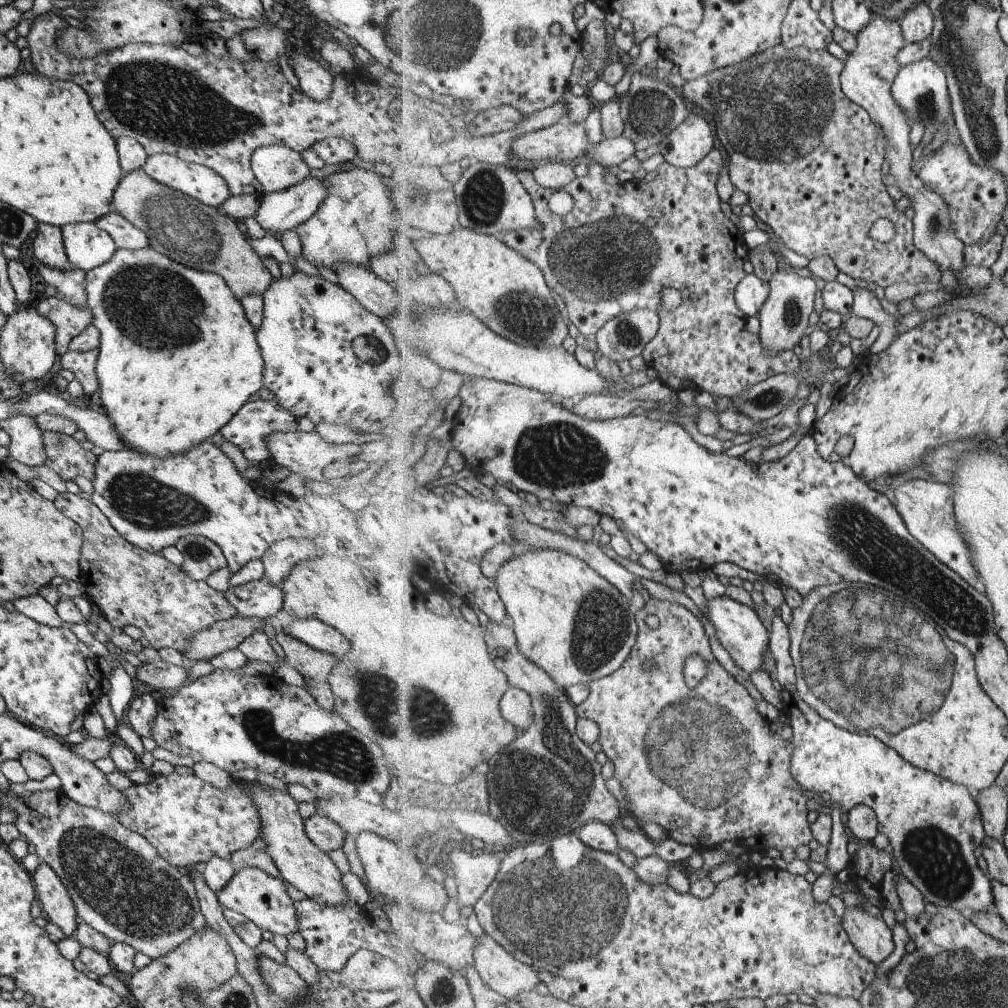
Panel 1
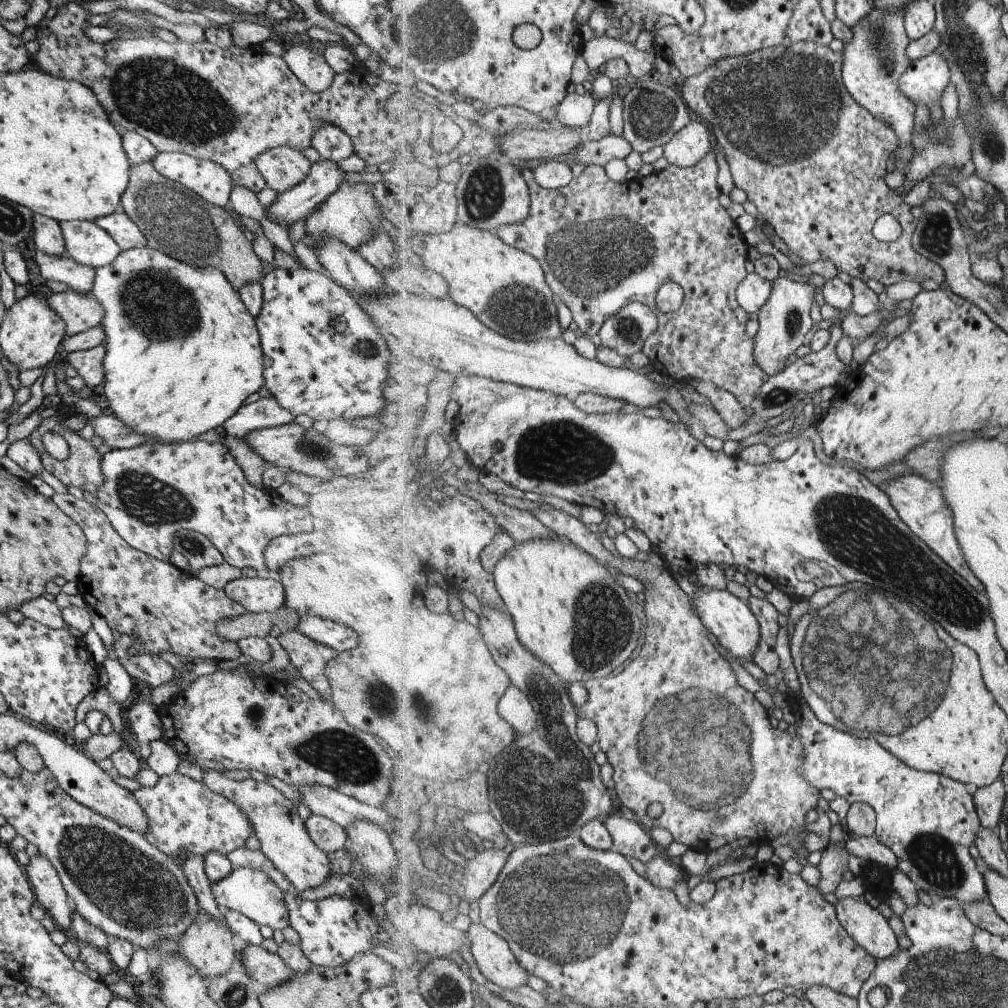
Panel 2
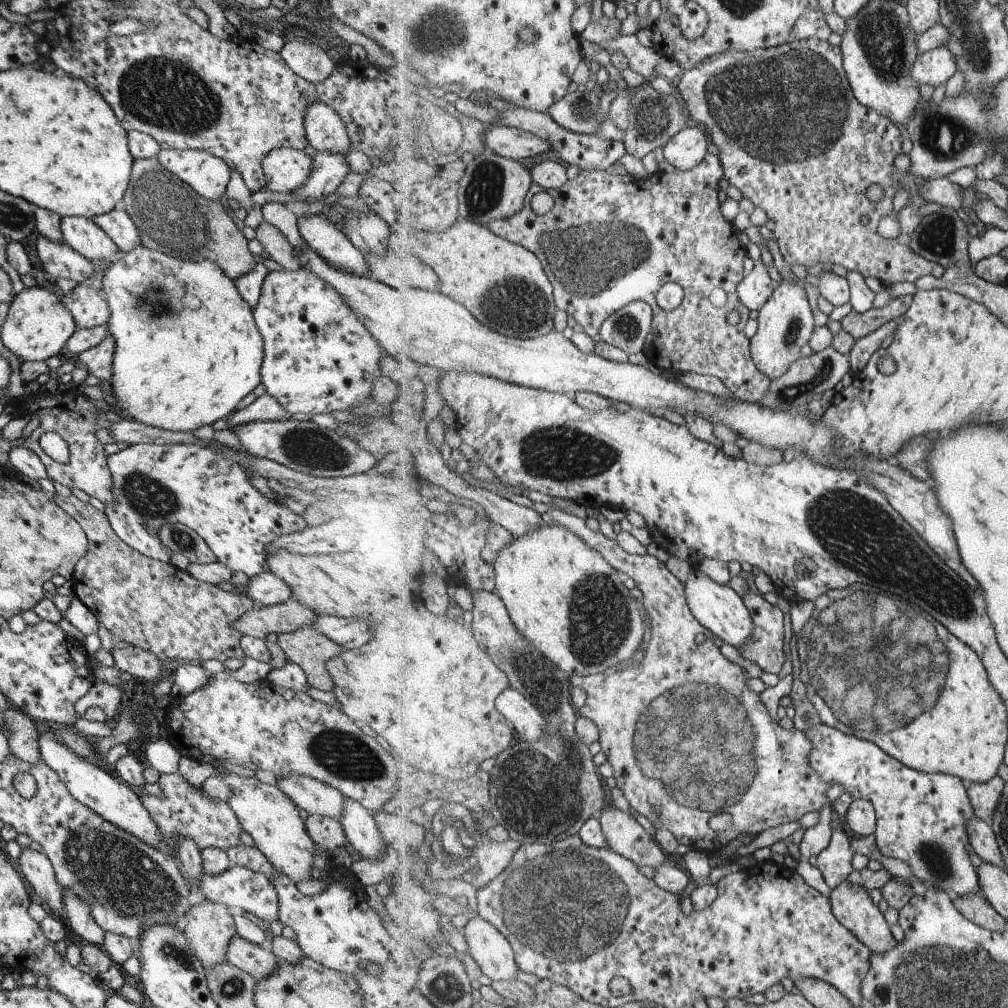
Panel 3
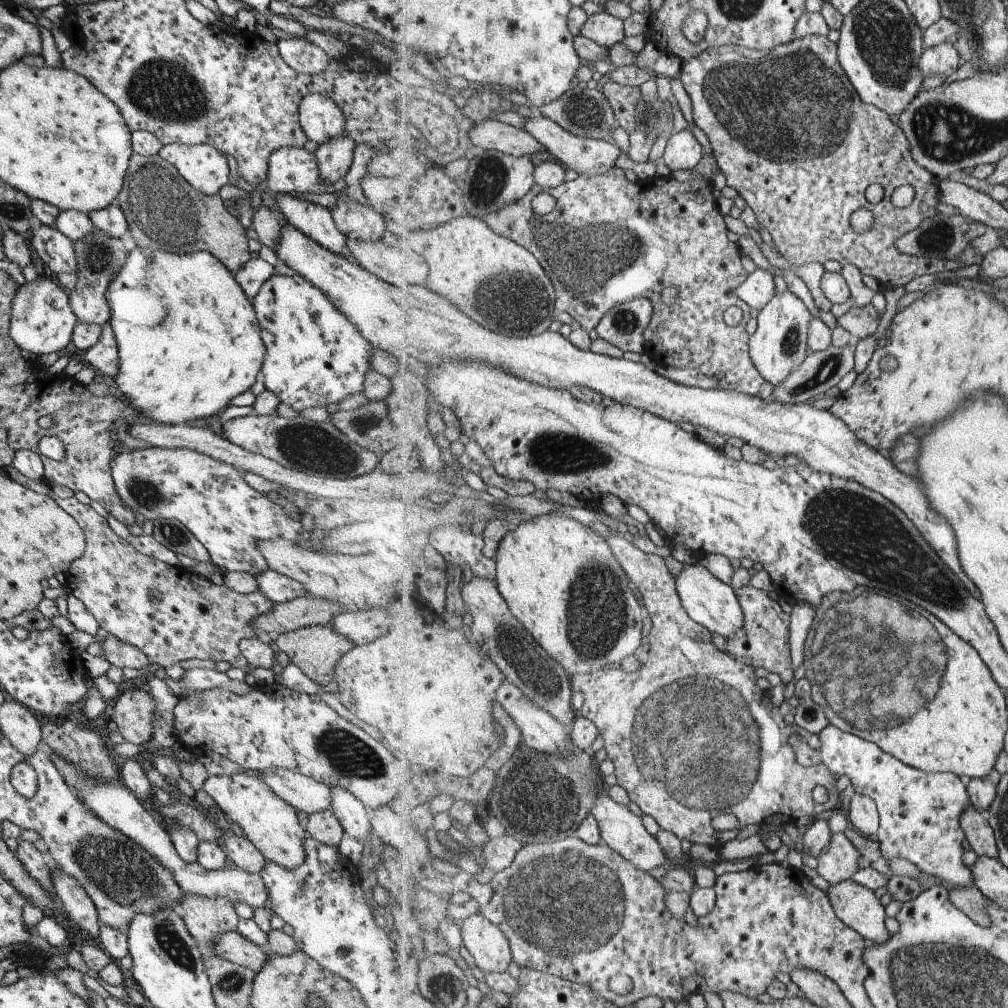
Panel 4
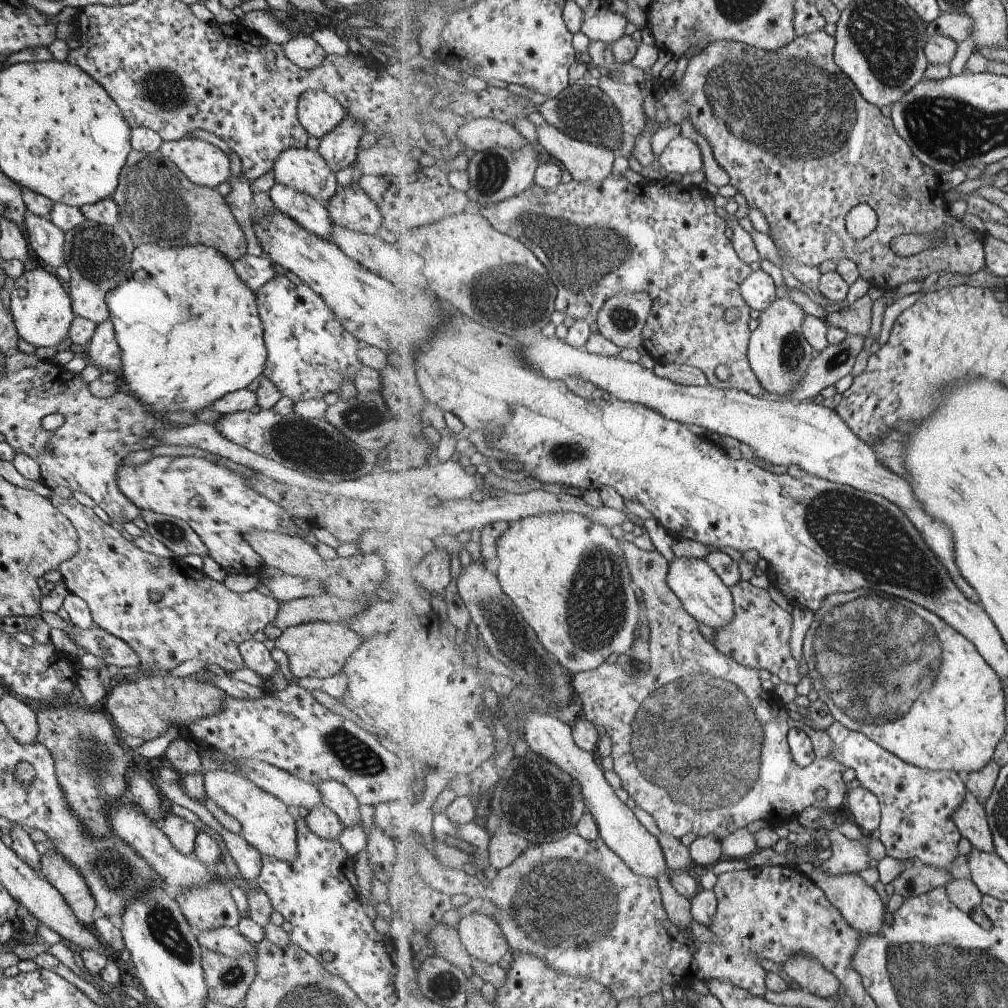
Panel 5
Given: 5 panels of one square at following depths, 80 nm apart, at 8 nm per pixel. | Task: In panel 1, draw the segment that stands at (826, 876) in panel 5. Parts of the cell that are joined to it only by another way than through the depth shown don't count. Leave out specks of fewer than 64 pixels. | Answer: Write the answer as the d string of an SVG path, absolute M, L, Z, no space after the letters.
M855 905L846 908L842 923L851 942L875 964L879 965L894 953L894 931L881 916L871 916L863 907Z

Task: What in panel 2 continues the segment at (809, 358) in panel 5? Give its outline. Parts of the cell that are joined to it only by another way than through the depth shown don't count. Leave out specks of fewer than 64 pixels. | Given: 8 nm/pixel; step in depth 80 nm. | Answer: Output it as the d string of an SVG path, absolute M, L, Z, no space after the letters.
M779 278L775 282L775 288L772 290L772 295L767 304L759 310L757 314L758 329L753 336L755 348L753 356L758 360L762 369L770 376L778 375L781 371L792 362L792 356L805 344L805 336L811 332L813 328L813 318L811 318L811 306L813 306L813 298L820 299L813 295L813 285L806 283L800 284L793 282L787 278Z

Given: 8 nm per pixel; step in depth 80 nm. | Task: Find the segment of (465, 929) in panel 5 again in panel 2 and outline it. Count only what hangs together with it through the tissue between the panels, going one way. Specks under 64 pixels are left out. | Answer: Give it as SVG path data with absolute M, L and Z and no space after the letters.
M482 922L468 930L471 953L480 972L500 988L519 988L527 984L529 974L518 961L510 944Z

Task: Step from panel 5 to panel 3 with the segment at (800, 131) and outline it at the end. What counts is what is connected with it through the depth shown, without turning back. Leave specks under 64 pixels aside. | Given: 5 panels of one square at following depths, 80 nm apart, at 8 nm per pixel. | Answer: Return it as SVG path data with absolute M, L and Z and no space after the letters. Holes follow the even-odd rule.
M810 38L749 52L729 49L684 70L676 88L687 102L689 118L699 128L709 131L718 148L718 157L729 184L738 188L744 198L761 208L768 220L774 223L772 233L789 264L802 264L805 267L815 263L825 266L839 264L849 271L859 271L865 278L877 278L886 289L899 283L914 283L926 274L939 278L946 276L946 268L941 263L915 254L910 247L912 234L925 218L921 214L921 206L928 202L919 190L923 177L915 177L911 201L897 212L902 228L900 235L885 238L877 231L880 220L894 214L895 194L907 189L893 180L893 176L900 173L895 167L895 158L902 155L905 138L895 126L895 121L865 106L854 95L840 46L821 41L820 38ZM805 156L813 158L805 160ZM871 184L881 186L885 194L877 203L867 198ZM865 217L868 218L867 223L862 221Z

